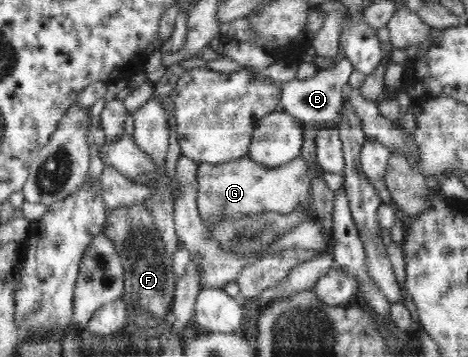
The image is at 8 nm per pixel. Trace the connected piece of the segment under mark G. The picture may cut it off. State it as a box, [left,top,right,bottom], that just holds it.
[197,155,312,222]

